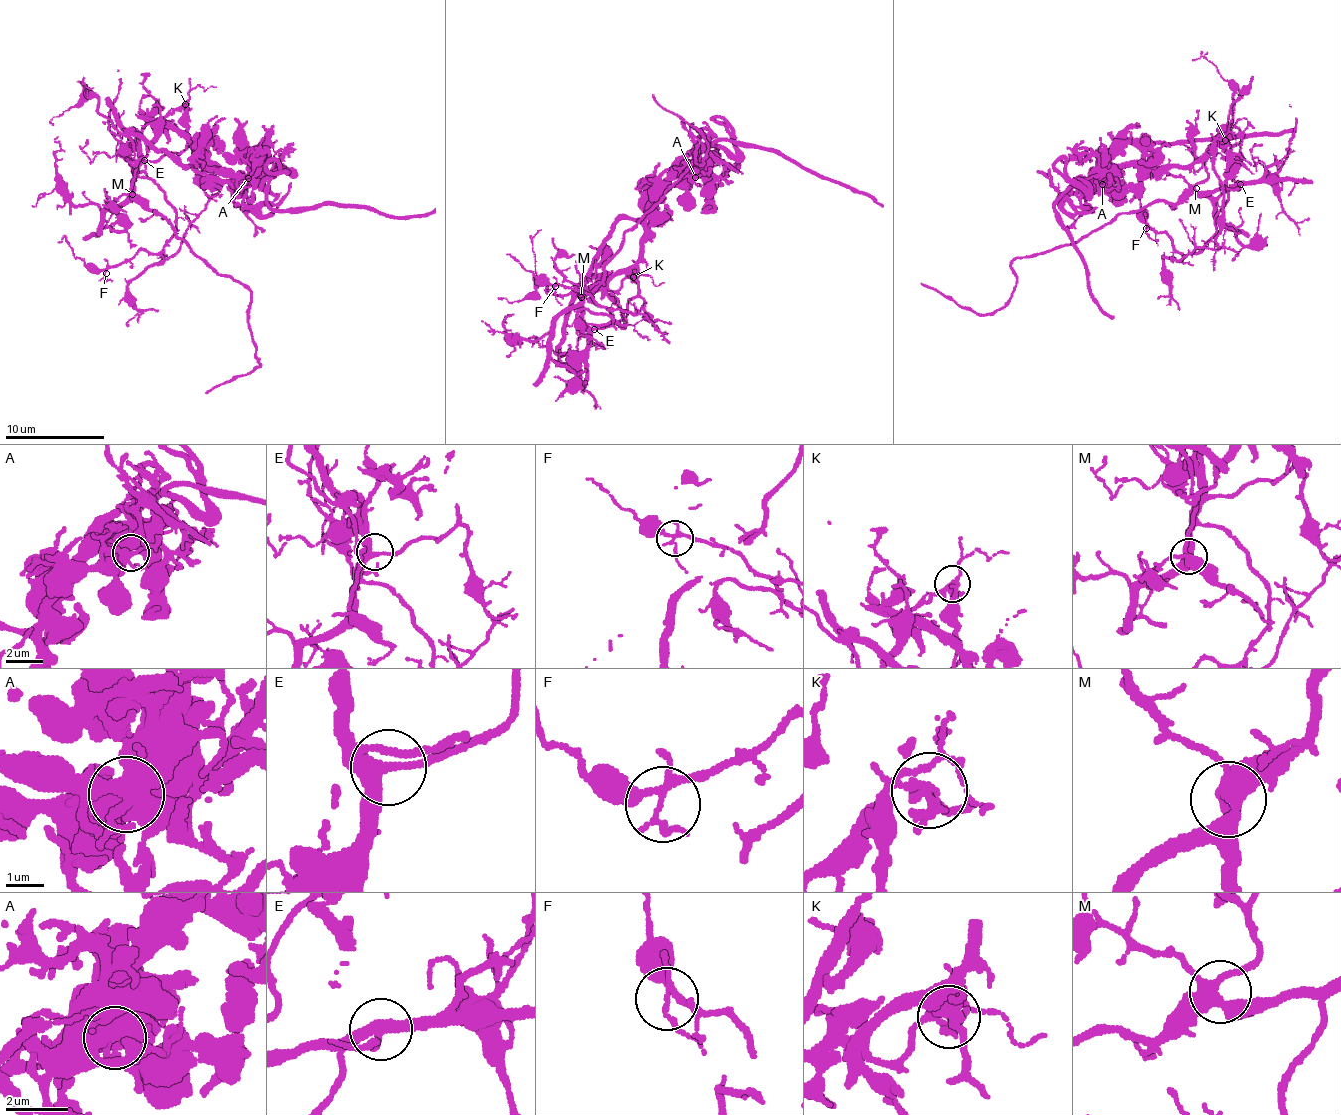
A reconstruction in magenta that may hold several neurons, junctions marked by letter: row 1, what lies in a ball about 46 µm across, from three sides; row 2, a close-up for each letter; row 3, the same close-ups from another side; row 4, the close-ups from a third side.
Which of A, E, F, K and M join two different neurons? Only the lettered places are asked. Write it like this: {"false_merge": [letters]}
{"false_merge": ["K"]}

